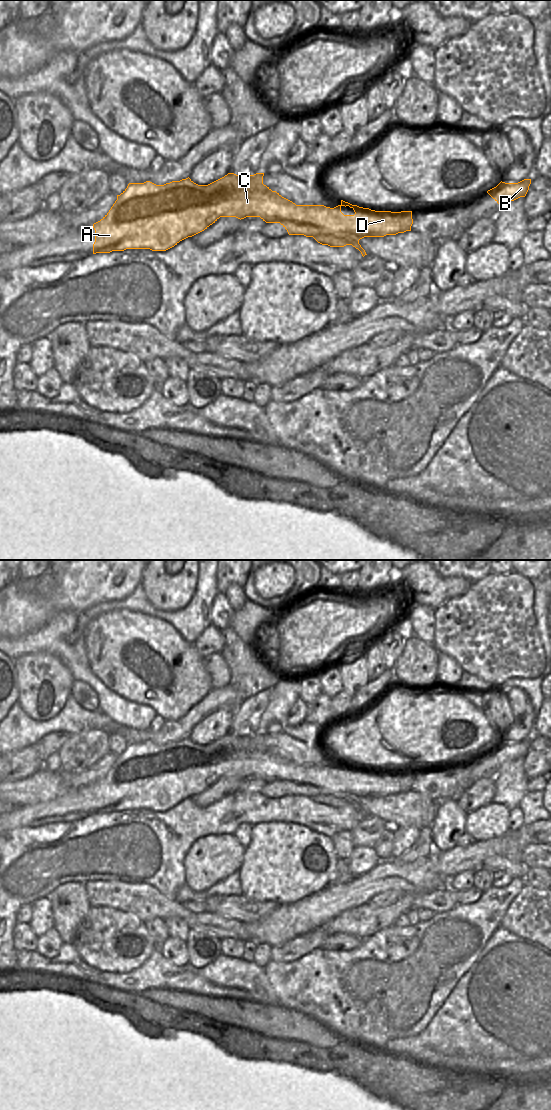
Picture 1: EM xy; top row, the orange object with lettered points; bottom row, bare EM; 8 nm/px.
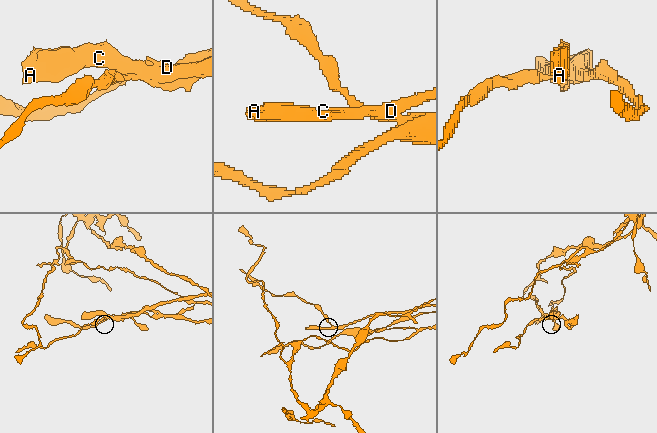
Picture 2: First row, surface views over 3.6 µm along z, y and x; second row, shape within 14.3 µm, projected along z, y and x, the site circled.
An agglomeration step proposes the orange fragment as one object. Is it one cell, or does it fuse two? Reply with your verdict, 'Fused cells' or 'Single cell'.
Fused cells.

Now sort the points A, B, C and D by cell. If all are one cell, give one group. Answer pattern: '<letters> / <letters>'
A C D / B

